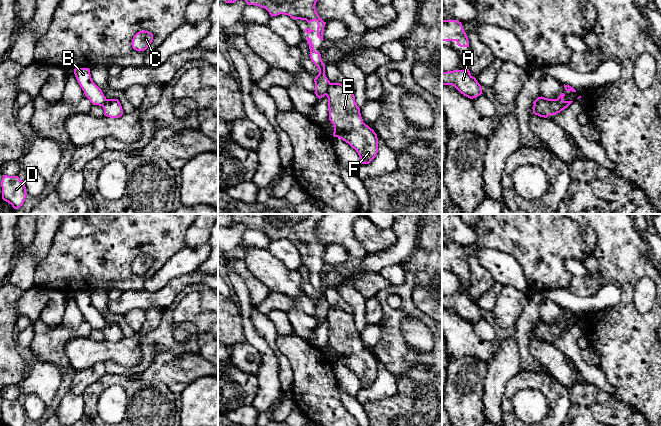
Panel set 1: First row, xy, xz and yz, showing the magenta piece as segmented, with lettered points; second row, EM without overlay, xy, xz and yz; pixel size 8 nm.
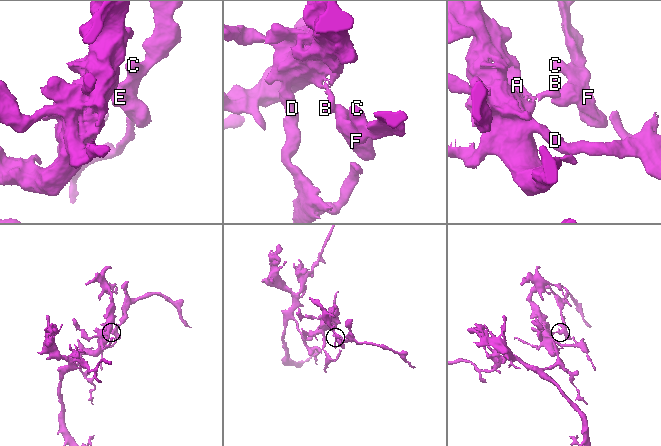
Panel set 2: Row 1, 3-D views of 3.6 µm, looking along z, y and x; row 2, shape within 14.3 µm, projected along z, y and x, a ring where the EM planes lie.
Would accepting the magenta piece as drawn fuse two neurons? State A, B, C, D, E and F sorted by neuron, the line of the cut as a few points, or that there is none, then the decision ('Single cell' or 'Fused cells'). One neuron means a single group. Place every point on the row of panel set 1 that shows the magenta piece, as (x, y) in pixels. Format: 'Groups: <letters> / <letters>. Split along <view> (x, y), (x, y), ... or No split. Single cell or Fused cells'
Groups: A B D / C E F. Split along xz (330, 83), (325, 94). Fused cells

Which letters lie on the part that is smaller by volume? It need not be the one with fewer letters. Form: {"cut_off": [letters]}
{"cut_off": ["C", "E", "F"]}

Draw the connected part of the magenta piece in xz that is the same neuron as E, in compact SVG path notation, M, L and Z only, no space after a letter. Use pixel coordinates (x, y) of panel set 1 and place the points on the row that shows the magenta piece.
M330 83L326 96L329 120L334 125L333 136L342 139L354 148L360 157L361 164L369 164L378 153L378 138L374 130L363 122L352 90L345 88L340 83Z

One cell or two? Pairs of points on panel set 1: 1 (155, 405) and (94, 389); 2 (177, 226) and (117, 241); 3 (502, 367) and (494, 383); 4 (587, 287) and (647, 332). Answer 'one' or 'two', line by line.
1: one
2: one
3: one
4: two

